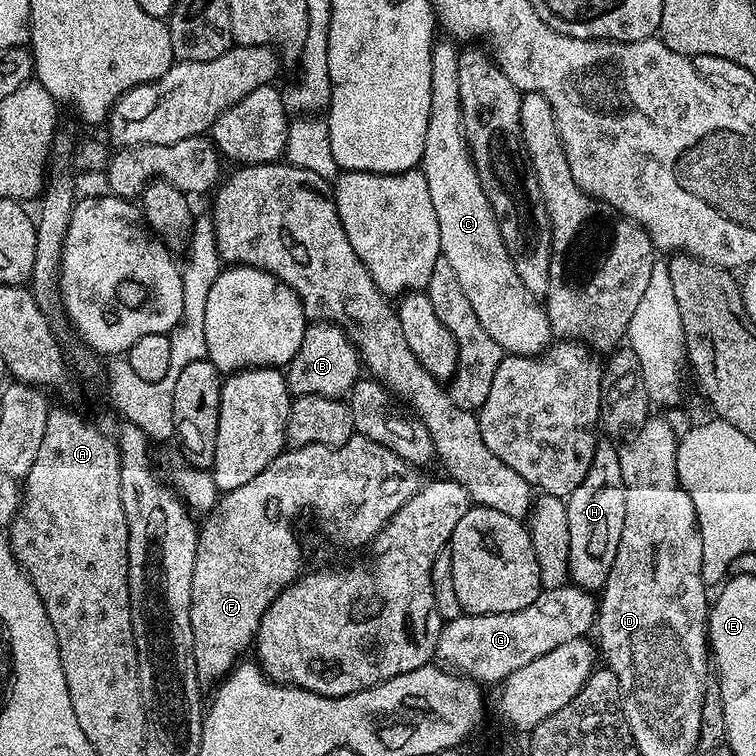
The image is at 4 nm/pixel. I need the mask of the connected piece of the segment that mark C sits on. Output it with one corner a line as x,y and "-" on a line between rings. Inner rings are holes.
443,39
433,43
430,54
430,118
422,161
426,186
430,186
430,203
438,217
440,251
454,269
486,334
490,334
505,353
538,356
554,340
548,309
532,297
535,296
533,289
527,288
522,278
518,278
518,270
514,270
514,262
502,242
500,223
496,221
492,203
486,198
486,190
482,190
482,182
478,182
464,137
458,94
460,52
451,39

